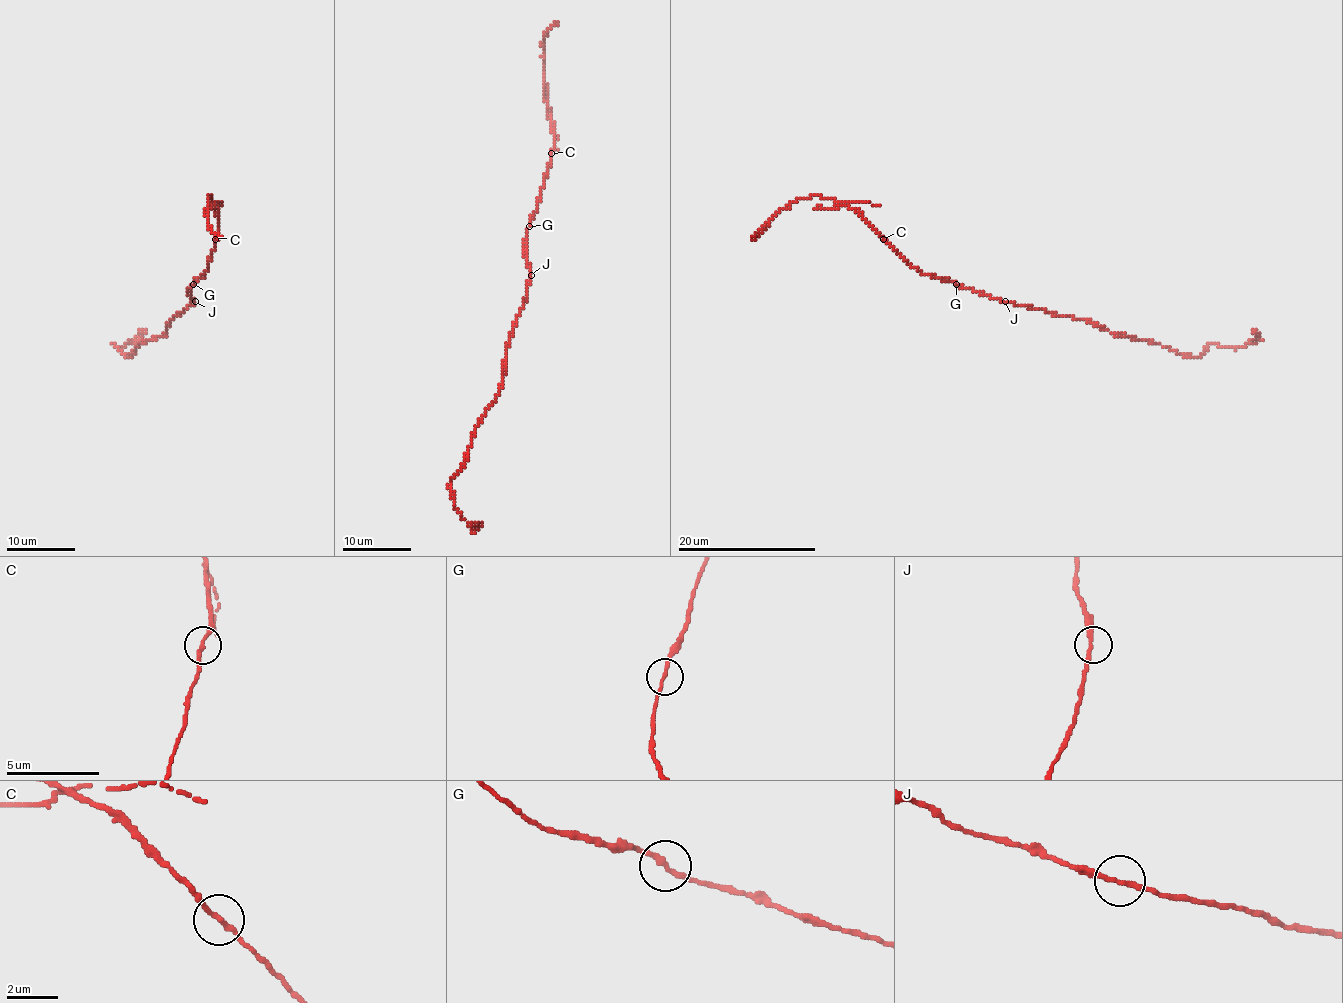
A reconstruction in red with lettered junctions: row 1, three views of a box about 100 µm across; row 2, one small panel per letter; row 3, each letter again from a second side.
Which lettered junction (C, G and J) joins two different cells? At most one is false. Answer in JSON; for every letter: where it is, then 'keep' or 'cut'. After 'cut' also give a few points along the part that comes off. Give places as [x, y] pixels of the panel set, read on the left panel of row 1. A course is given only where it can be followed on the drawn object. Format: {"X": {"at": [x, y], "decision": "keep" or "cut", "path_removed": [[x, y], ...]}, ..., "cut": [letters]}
{"C": {"at": [215, 239], "decision": "keep"}, "G": {"at": [193, 284], "decision": "keep"}, "J": {"at": [195, 301], "decision": "keep"}, "cut": []}

